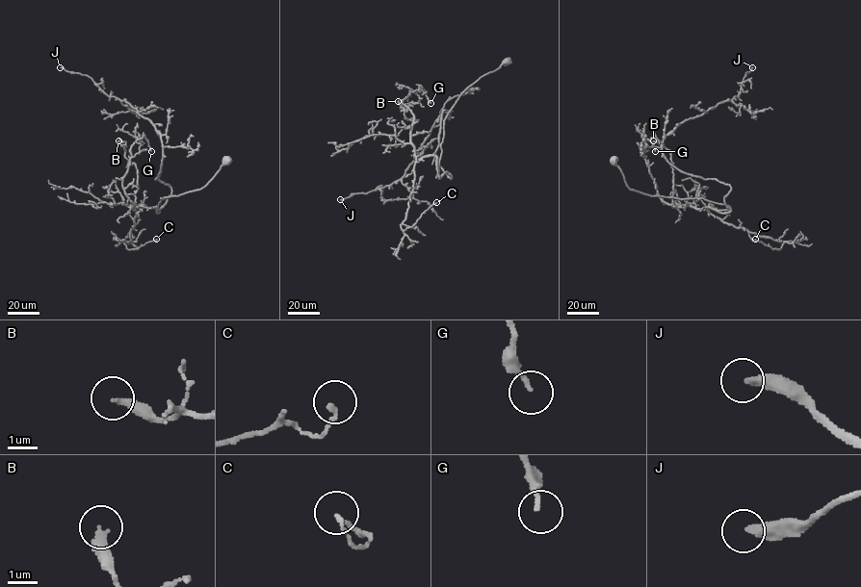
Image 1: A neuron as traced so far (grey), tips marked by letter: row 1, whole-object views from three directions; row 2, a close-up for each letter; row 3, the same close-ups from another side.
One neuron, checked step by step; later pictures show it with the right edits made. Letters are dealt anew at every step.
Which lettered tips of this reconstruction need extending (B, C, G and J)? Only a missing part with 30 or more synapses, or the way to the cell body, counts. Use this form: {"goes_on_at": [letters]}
{"goes_on_at": ["J"]}

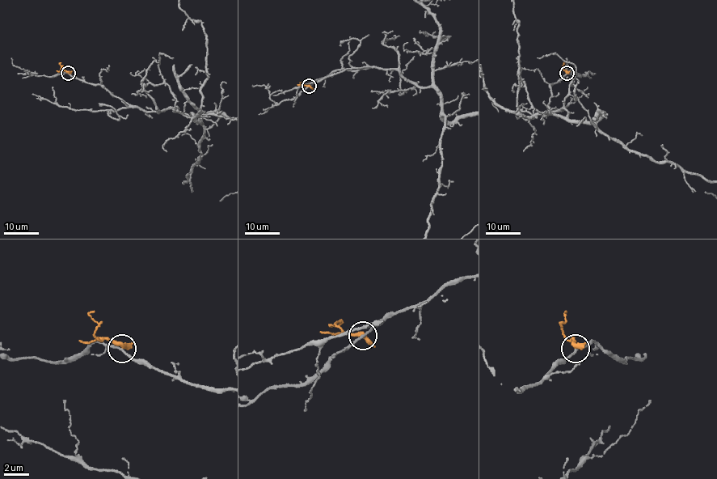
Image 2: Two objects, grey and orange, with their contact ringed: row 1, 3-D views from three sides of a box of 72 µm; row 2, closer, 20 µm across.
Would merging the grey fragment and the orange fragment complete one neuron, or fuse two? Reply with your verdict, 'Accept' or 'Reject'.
Reject

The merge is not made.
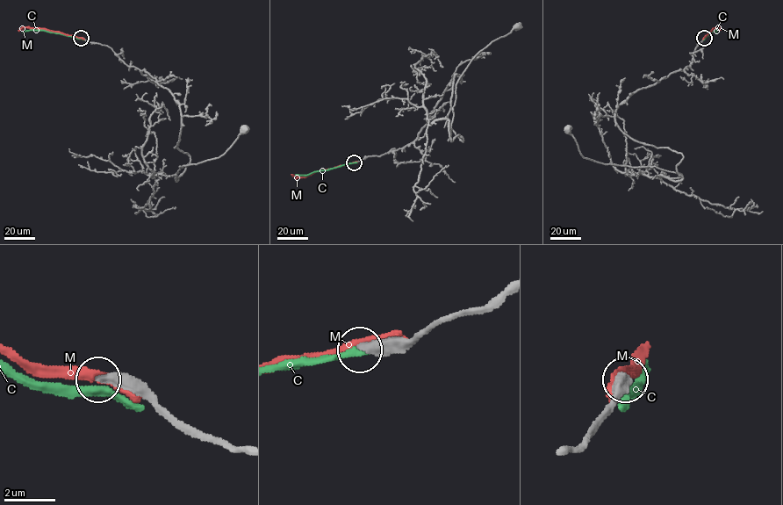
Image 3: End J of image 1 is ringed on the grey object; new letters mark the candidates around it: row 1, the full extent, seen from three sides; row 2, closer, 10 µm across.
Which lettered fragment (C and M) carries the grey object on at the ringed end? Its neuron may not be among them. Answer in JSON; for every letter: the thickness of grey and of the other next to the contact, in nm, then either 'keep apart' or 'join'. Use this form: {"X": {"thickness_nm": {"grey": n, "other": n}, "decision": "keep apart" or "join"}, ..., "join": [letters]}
{"C": {"thickness_nm": {"grey": 500, "other": 280}, "decision": "keep apart"}, "M": {"thickness_nm": {"grey": 650, "other": 400}, "decision": "keep apart"}, "join": []}

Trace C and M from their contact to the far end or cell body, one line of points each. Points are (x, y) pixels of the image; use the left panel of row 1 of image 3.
C: (82, 38), (39, 30), (22, 32)
M: (82, 38), (36, 28), (23, 27), (18, 31)

